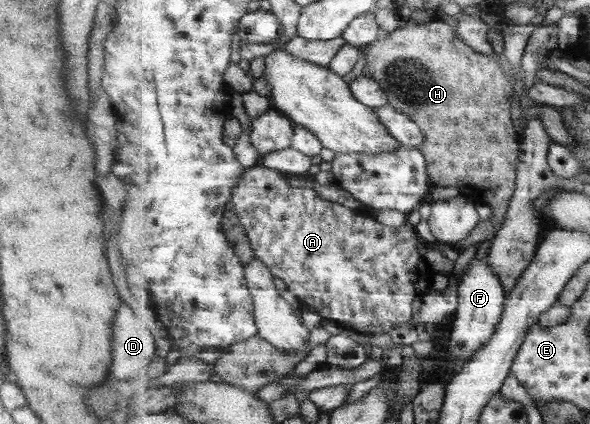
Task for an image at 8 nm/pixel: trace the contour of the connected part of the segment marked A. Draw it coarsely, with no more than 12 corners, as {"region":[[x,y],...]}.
{"region":[[263,164],[232,203],[301,307],[391,334],[436,275],[399,228]]}

